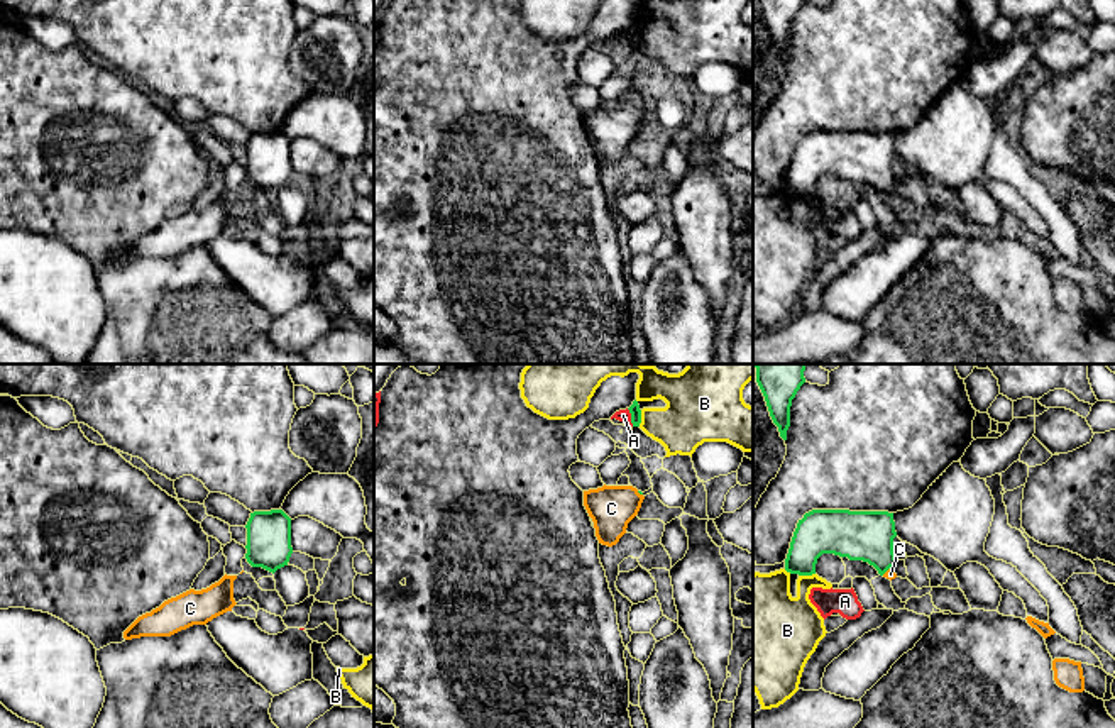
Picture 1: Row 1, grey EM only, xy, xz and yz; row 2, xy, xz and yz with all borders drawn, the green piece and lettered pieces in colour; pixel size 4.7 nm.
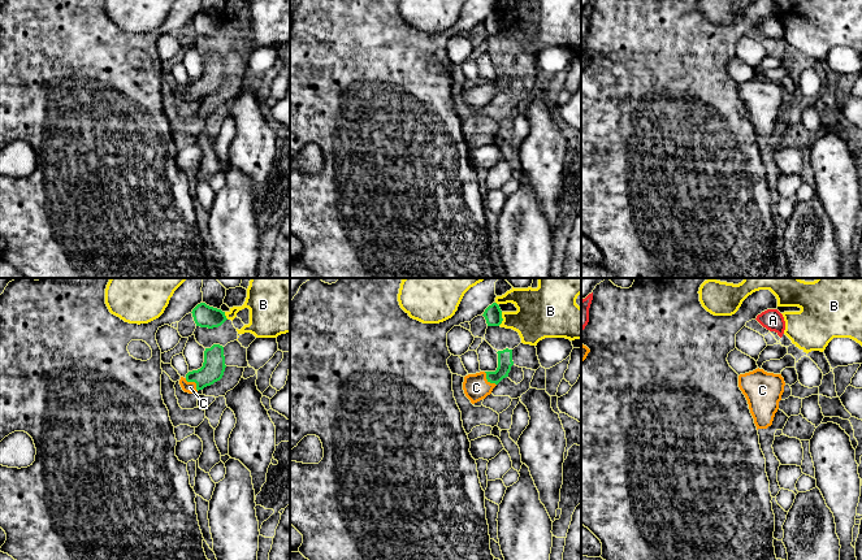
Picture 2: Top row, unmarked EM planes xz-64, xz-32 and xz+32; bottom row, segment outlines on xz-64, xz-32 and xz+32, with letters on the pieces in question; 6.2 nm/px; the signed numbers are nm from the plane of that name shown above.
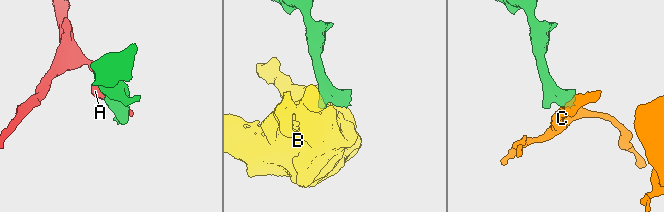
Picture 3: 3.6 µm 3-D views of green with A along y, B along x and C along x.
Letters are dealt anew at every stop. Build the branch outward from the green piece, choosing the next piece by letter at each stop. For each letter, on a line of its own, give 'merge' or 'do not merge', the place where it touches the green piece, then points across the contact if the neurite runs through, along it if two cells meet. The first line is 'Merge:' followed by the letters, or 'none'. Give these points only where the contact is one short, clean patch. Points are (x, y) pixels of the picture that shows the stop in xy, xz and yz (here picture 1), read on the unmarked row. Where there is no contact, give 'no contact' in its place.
Merge: C
A: do not merge; contact xz (631, 38); border xz (626, 29), (633, 46)
B: do not merge; contact xz (640, 39); border xz (642, 31), (638, 46)
C: merge; contact yz (887, 190); way yz (860, 156), (882, 178), (887, 190), (890, 195)

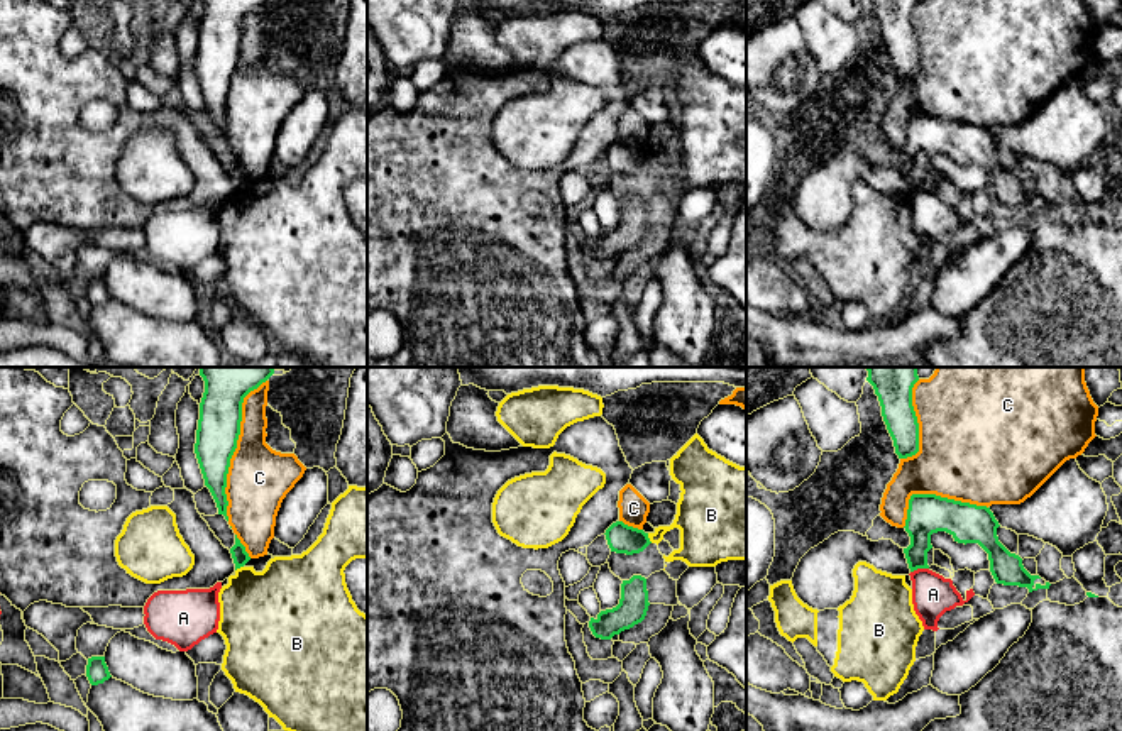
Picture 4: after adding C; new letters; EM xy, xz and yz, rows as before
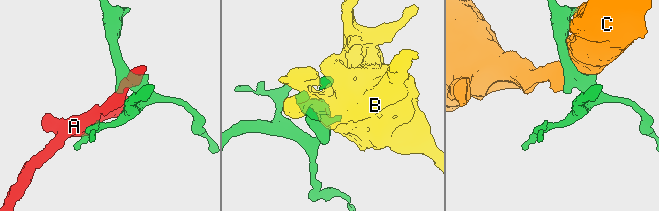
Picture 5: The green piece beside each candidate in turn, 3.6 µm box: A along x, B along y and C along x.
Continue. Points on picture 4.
Merge: none
A: do not merge; contact yz (919, 188)
B: do not merge; contact xz (648, 159); border xz (647, 154), (652, 163)
C: do not merge; contact xy (236, 68)

